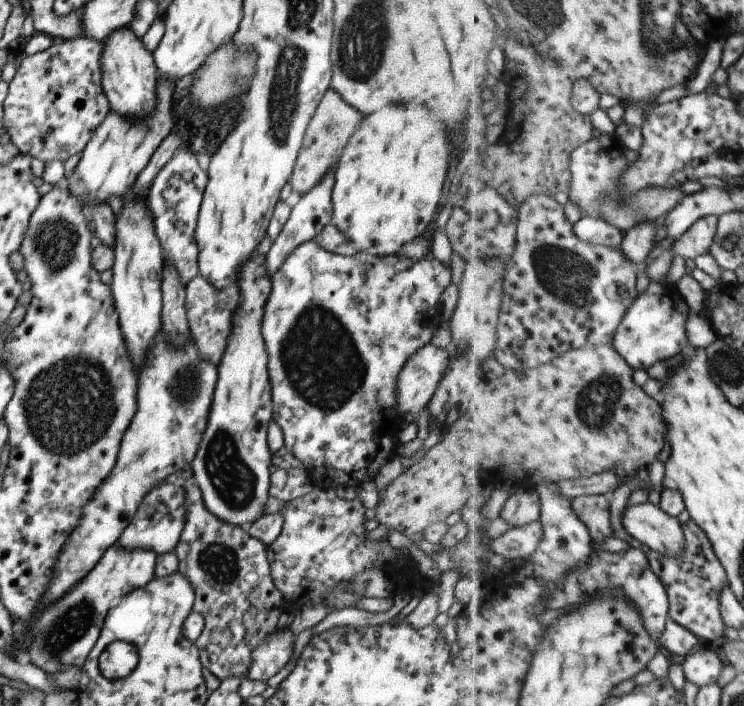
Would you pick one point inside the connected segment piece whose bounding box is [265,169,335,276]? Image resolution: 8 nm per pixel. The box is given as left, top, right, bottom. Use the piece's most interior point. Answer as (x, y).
(313, 212)

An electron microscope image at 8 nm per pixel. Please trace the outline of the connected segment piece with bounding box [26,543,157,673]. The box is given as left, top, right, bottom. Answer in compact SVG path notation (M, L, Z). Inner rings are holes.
M114 543L109 549L106 549L98 564L69 593L46 607L46 610L42 610L35 627L31 631L31 641L27 642L26 652L28 652L34 666L42 669L45 673L56 672L66 665L76 665L81 668L98 640L106 615L116 604L116 601L130 591L146 586L155 577L156 557L157 554L154 551L126 550L118 543Z

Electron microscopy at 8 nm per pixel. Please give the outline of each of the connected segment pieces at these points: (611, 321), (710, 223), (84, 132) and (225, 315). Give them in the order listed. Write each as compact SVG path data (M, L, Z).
M536 193L532 195L520 210L519 217L519 232L517 234L517 256L513 258L513 264L508 268L508 280L505 280L505 295L503 300L503 309L499 322L499 337L495 350L495 357L510 370L526 370L539 367L540 365L548 364L554 359L565 355L573 350L581 349L582 347L592 345L610 345L613 344L619 331L624 316L628 314L628 310L637 303L640 290L638 290L638 272L642 266L636 261L633 261L625 251L625 248L620 246L597 245L587 240L582 240L575 229L575 224L570 222L566 208L560 204L554 196L541 195Z
M712 215L700 219L681 239L678 239L672 246L675 255L683 258L700 258L704 254L712 254L716 246L720 217Z
M84 36L62 40L58 44L52 43L46 50L27 56L20 62L2 104L3 126L10 133L11 141L20 153L30 155L43 163L51 160L64 163L69 156L84 150L94 130L111 110L109 100L101 88L100 58L104 47L105 42Z
M198 273L190 282L185 284L185 307L192 340L198 346L200 356L212 360L216 366L220 362L220 357L225 349L231 331L233 314L240 301L241 295L235 283L221 289L215 289Z

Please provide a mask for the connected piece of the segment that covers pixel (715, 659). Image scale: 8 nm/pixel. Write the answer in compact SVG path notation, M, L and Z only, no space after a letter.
M717 647L699 650L683 661L688 680L700 688L718 683L725 669Z

